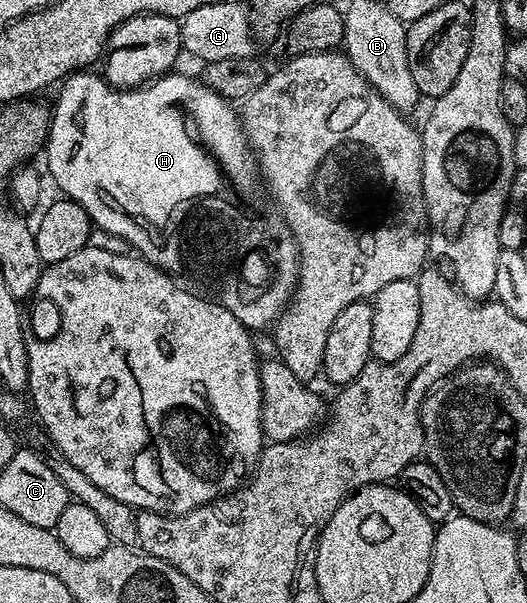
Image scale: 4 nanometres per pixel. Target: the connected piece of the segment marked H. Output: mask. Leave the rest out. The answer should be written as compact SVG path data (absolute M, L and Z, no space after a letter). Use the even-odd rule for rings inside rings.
M78 71L69 74L64 81L60 82L59 90L61 94L57 97L57 102L51 105L51 116L49 119L49 135L43 146L43 158L49 164L49 173L53 176L53 181L62 189L64 196L68 200L77 198L77 189L109 189L109 193L113 193L113 197L117 197L117 201L121 201L121 205L125 205L125 209L129 209L129 213L141 213L141 217L153 217L153 221L161 221L161 217L165 217L169 205L177 205L177 201L181 201L181 197L189 197L192 193L209 193L209 189L217 189L217 169L213 169L213 165L209 165L209 161L205 157L201 157L197 145L193 145L193 141L184 138L185 128L179 123L175 107L173 106L173 89L171 87L162 87L158 81L154 81L148 85L142 85L139 89L117 89L114 85L109 84L104 76L93 74L93 71Z

